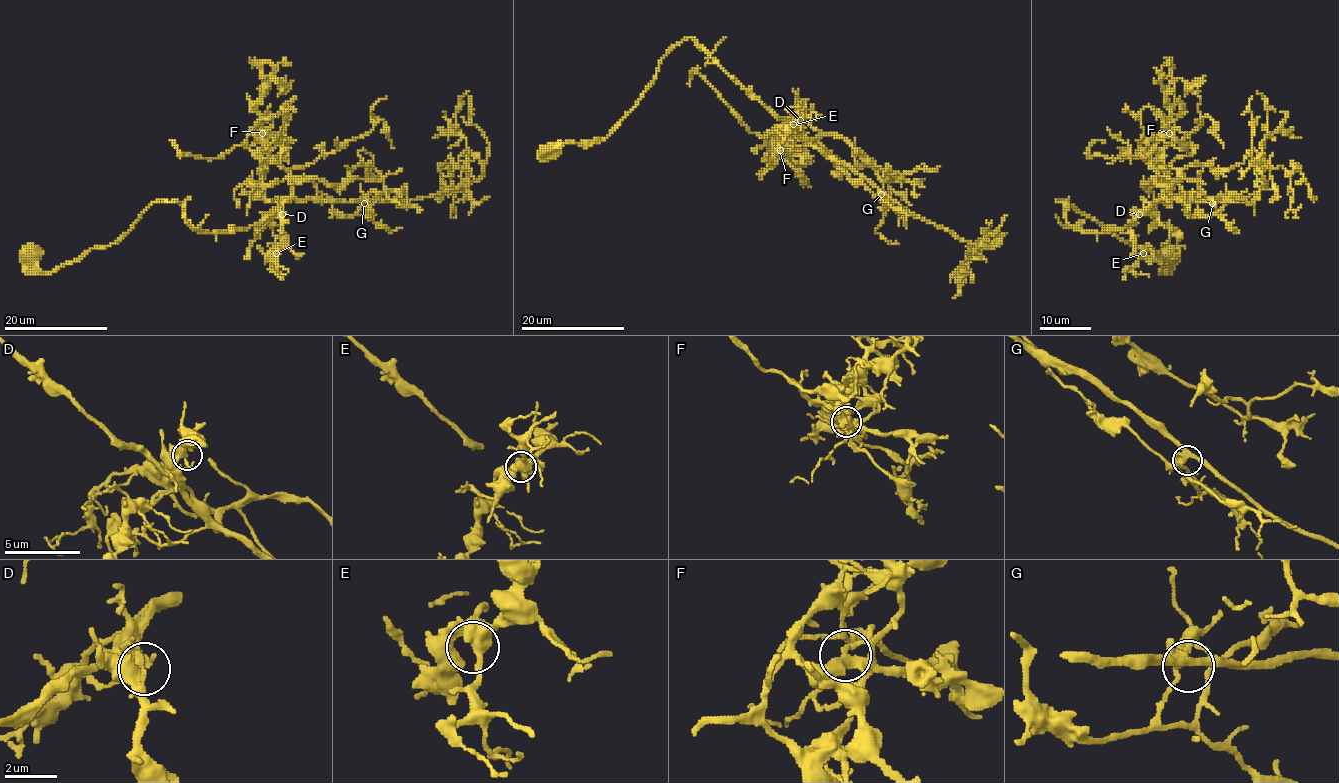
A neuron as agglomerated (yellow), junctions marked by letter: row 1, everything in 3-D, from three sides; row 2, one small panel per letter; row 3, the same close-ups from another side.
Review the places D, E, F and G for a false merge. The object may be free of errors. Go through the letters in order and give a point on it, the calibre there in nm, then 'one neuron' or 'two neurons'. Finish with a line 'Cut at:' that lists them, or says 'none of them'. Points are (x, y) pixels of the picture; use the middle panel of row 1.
D: (800, 120) | 400 nm | one neuron
E: (793, 124) | 480 nm | one neuron
F: (780, 150) | 340 nm | two neurons
G: (881, 194) | 340 nm | one neuron
Cut at: F

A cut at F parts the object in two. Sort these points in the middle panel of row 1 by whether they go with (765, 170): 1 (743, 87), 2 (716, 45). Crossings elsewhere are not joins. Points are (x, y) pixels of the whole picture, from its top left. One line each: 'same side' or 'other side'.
1: same side
2: same side

